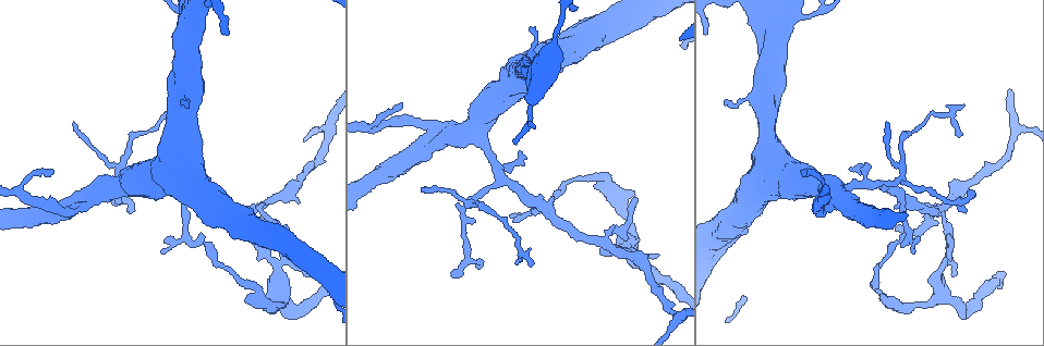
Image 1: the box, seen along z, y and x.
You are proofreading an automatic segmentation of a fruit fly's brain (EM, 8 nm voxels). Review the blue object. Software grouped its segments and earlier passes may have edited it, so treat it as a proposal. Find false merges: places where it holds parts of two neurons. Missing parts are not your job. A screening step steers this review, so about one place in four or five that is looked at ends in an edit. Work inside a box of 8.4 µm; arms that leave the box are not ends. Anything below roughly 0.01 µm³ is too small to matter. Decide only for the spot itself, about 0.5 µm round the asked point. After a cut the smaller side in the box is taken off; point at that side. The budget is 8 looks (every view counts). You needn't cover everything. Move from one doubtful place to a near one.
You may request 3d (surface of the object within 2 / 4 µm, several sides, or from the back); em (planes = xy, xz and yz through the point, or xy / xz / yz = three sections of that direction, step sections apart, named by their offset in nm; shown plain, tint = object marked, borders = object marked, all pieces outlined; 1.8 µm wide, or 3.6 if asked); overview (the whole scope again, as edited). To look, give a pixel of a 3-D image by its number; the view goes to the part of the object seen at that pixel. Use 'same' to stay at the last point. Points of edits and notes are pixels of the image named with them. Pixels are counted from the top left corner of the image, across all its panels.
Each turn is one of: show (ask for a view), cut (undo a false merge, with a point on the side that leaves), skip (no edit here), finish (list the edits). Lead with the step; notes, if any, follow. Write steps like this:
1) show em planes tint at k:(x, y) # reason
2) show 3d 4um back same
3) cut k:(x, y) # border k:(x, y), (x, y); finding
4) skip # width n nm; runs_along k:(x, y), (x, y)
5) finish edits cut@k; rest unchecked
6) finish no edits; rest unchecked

show em planes tint at 1:(902, 179) # three arms meet

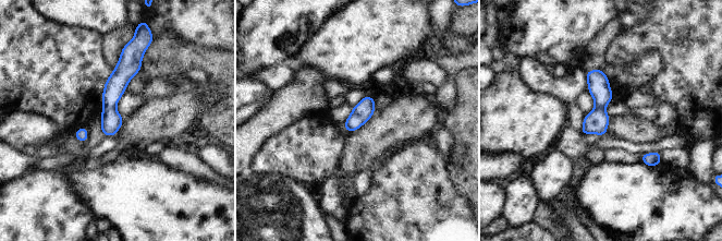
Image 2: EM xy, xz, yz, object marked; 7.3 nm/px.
skip # runs_along 2:(125, 57), (110, 97), (107, 133); continuous, no second neuron

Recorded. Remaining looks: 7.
show em 3.6um planes tint at 1:(765, 102) # sharp bend

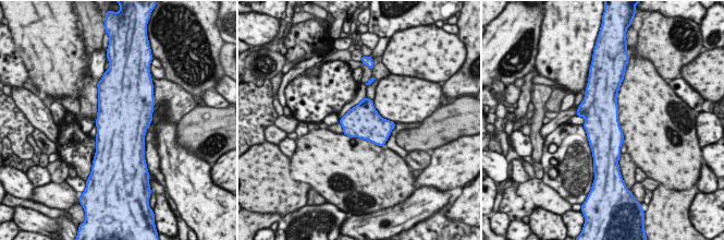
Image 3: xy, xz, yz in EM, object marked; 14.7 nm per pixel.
skip # width 500 nm; continuous, no second neuron

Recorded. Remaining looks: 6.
show em xy step 8 tint at 1:(940, 213) # four or more arms meet

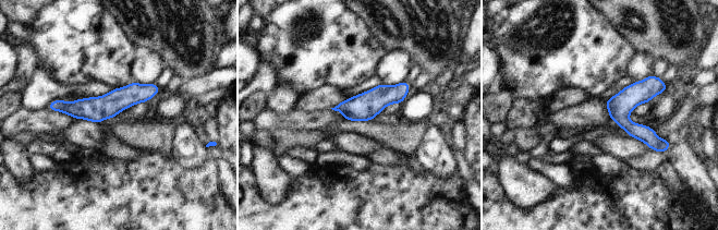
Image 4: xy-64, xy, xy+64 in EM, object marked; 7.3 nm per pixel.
skip # runs_along 4:(156, 88), (102, 108), (51, 106); one neuron here

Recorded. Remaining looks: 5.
finish no edits; rest unchecked

